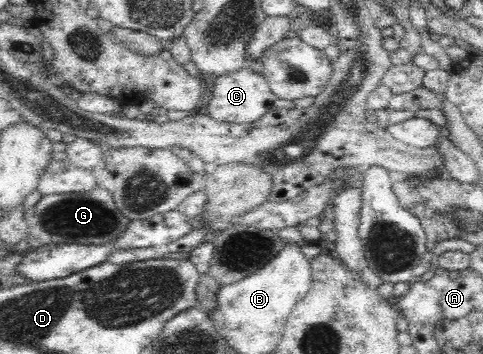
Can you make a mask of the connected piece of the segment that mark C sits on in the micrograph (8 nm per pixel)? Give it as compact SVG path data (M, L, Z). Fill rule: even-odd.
M250 69L238 70L216 78L211 92L211 101L202 110L212 118L227 123L244 124L258 120L273 109L272 102L277 99L263 74L257 74Z

